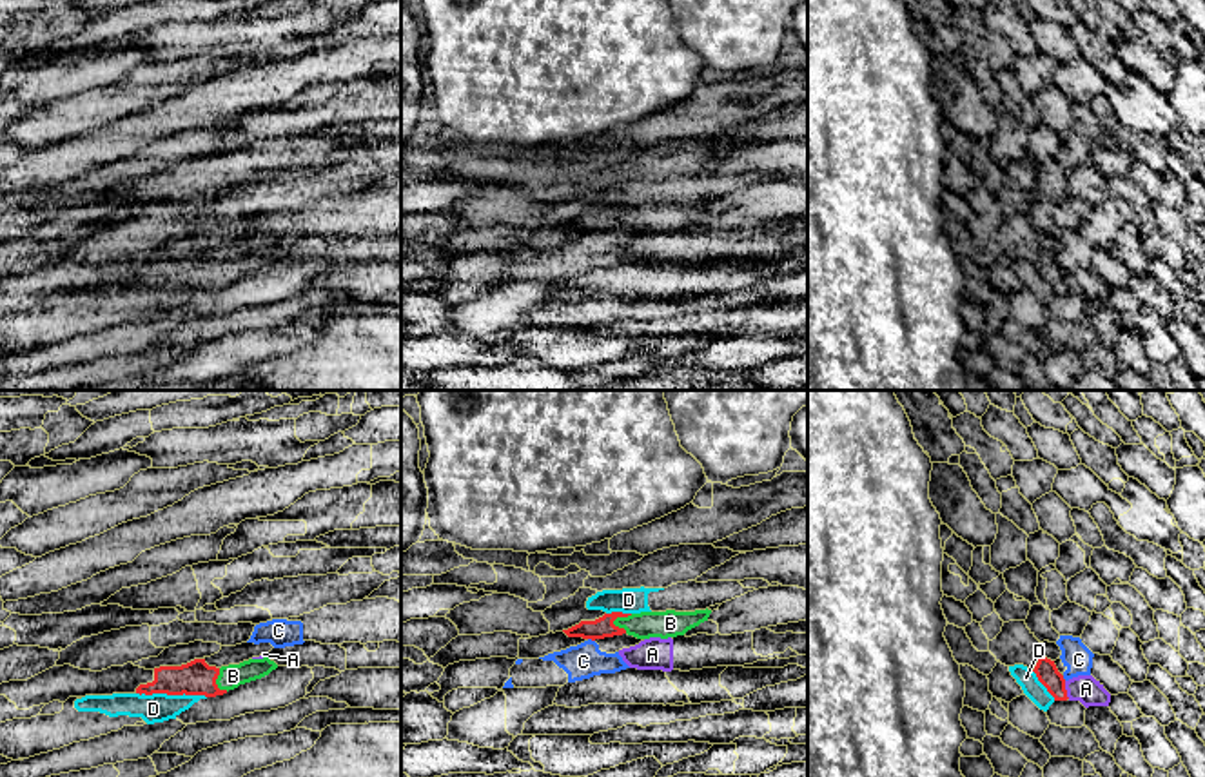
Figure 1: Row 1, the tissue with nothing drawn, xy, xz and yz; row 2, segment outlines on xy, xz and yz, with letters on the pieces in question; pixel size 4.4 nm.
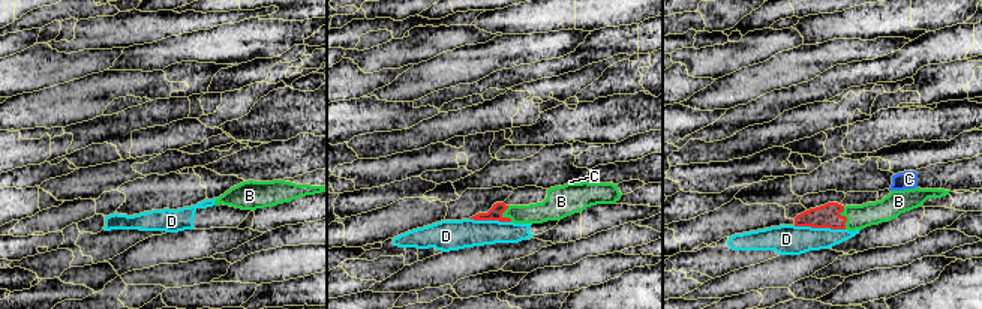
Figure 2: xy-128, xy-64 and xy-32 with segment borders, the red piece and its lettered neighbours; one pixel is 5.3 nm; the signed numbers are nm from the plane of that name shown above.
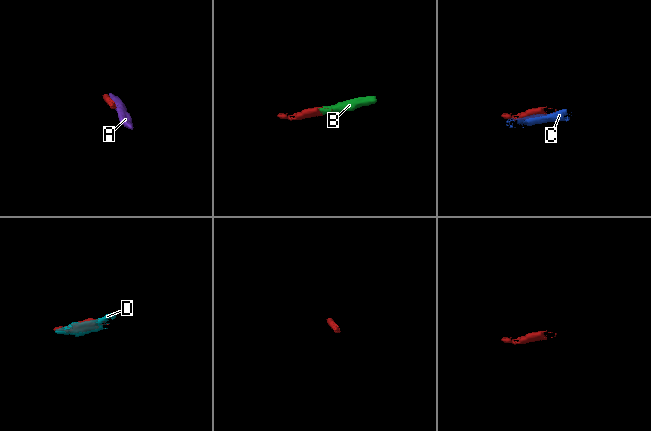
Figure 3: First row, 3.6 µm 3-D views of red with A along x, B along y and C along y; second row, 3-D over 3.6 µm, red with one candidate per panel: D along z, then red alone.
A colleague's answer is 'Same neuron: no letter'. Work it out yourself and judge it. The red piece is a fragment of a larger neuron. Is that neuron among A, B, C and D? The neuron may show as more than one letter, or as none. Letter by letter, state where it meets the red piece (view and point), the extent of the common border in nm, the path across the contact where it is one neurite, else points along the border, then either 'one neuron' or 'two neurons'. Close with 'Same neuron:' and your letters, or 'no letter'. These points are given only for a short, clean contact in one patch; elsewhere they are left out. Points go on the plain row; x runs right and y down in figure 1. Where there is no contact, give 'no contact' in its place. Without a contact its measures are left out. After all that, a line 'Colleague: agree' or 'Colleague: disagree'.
A: meets red in yz at (1066, 284); contact 80 nm long; two neurons
B: meets red in xz at (621, 209); contact 100 nm long; runs through xz (603, 220), (621, 209), (628, 216), (670, 216); one neuron
C: meets red in xz at (592, 233); contact 40 nm long; border along xz (588, 231), (594, 235); two neurons
D: meets red in xy at (171, 287); contact 320 nm long; two neurons
Same neuron: B
Colleague: disagree

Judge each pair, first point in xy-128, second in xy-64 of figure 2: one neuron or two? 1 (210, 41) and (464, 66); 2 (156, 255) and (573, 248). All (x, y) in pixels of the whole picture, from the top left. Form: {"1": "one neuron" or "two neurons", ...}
{"1": "one neuron", "2": "two neurons"}

